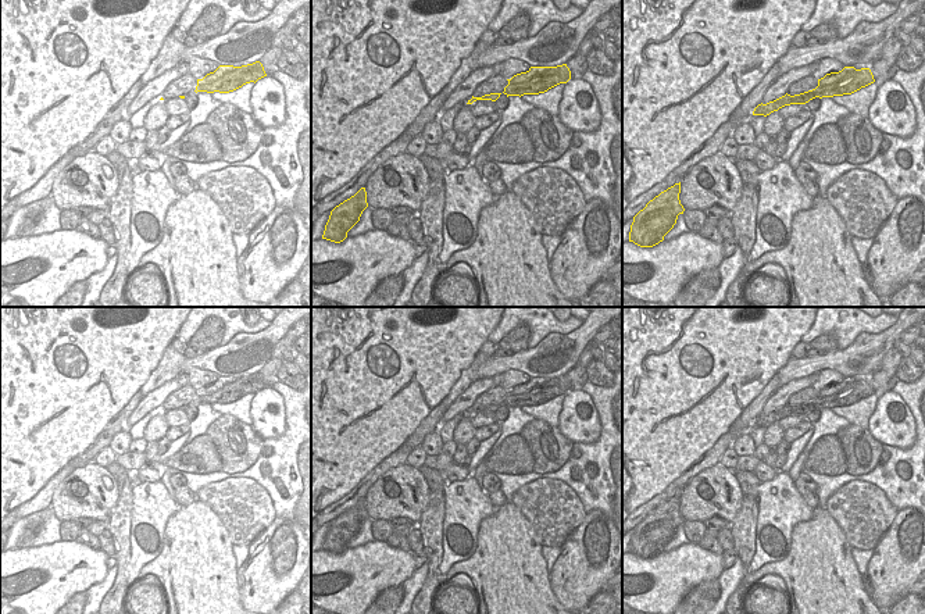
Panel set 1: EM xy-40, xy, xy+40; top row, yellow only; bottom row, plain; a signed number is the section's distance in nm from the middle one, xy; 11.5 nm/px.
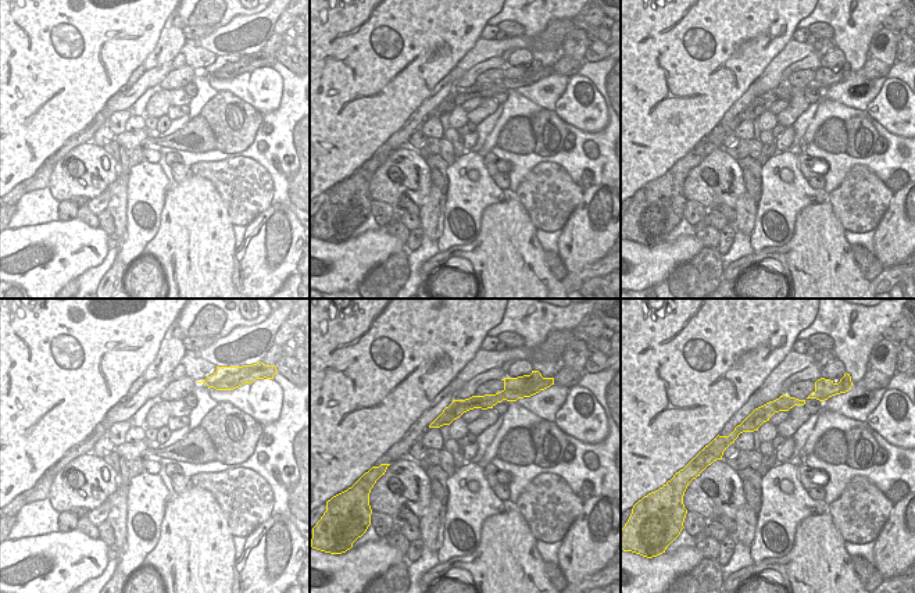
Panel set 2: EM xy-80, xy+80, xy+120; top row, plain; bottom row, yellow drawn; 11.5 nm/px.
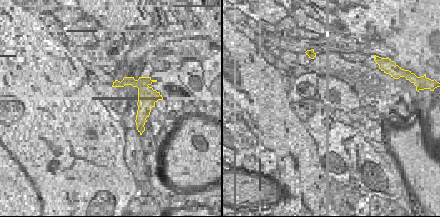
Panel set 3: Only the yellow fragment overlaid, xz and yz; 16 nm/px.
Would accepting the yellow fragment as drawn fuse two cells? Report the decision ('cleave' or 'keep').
cleave

